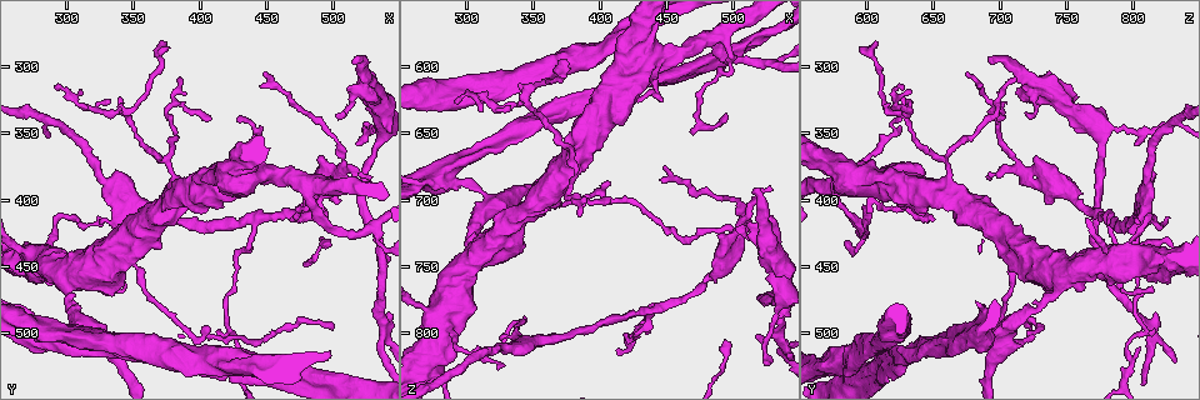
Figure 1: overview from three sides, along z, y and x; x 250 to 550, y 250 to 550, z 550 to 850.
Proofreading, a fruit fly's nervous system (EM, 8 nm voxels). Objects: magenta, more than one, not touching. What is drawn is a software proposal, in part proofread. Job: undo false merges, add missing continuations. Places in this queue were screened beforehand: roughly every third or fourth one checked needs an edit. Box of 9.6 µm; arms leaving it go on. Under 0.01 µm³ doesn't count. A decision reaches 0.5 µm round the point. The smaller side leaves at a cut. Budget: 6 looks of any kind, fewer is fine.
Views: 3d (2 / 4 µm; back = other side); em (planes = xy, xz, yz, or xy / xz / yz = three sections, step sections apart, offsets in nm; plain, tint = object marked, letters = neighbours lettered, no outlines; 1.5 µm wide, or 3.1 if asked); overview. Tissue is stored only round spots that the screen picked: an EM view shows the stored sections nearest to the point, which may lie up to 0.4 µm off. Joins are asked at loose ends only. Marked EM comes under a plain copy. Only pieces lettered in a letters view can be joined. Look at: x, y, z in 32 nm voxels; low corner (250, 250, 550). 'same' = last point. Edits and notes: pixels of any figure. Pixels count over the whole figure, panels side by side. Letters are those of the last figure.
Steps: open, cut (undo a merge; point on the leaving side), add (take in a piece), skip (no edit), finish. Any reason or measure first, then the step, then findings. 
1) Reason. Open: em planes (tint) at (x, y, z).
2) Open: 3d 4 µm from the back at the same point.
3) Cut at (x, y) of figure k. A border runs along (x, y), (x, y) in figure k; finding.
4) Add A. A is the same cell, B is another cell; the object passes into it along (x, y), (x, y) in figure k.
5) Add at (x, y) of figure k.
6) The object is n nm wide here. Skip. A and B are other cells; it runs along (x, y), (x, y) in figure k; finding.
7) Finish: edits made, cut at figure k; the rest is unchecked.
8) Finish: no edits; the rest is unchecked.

Sudden change in width. Open: 3d 4 µm at (482, 406, 760).

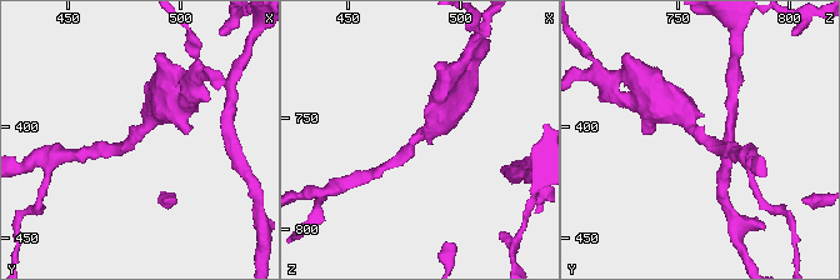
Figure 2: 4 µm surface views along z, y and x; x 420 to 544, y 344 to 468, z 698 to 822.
Open: em planes (letters) at (480, 404, 759).

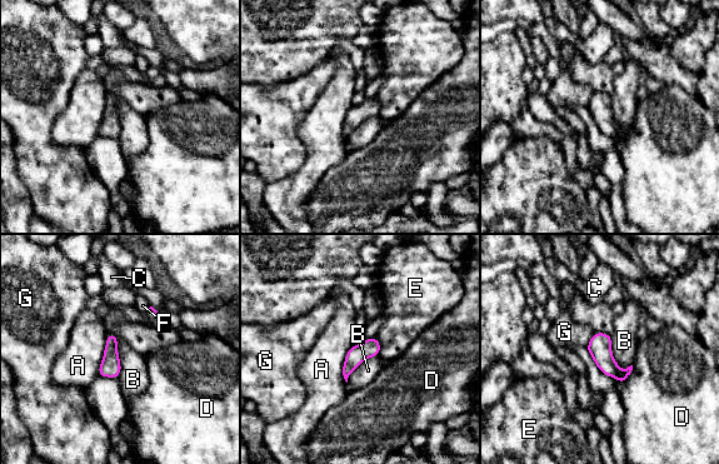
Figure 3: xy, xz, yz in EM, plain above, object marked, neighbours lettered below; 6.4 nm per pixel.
Skip. A, B, C, D, E, F and G are other cells; a border runs along (108, 333), (103, 360), (96, 375) in figure 3; continuous, no second neuron.

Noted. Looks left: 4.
An open end. Open: 3d 2 µm at (498, 496, 726).

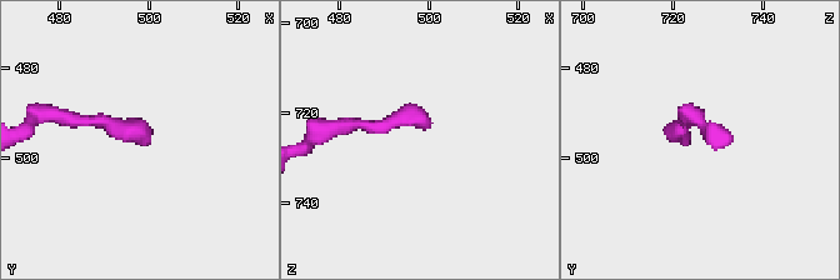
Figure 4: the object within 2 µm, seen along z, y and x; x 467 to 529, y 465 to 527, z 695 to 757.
Need the tissue. Open: em planes (tint) at (499, 496, 723).

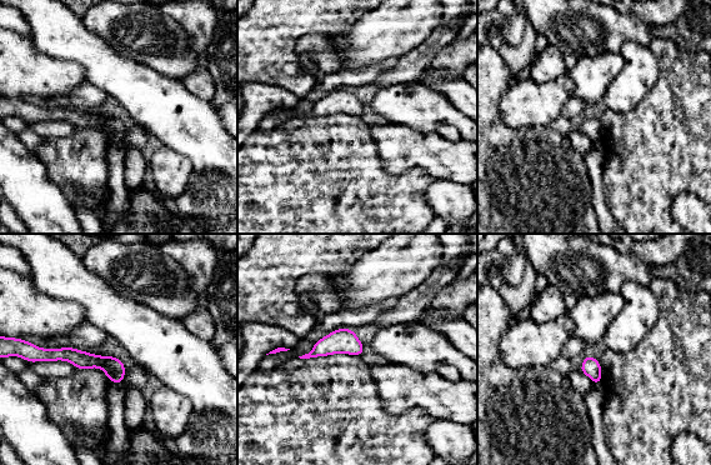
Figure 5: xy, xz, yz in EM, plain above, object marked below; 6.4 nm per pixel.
What lies round it. Open: em planes (letters) at the same point.

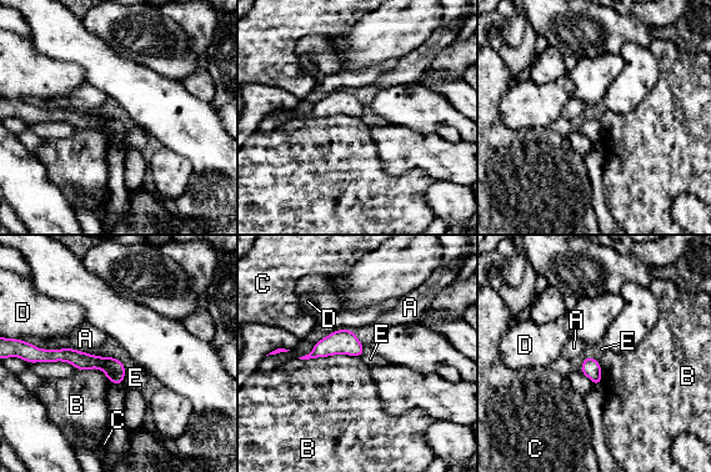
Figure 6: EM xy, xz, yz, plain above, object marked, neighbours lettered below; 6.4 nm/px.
The longest contact is with B, 400 nm. Skip. A, B, C, D and E are other cells; it runs along (45, 358), (74, 356), (121, 375) in figure 6; none of them fits.

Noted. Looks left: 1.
Thick end. Open: em planes (letters) at (532, 324, 716).

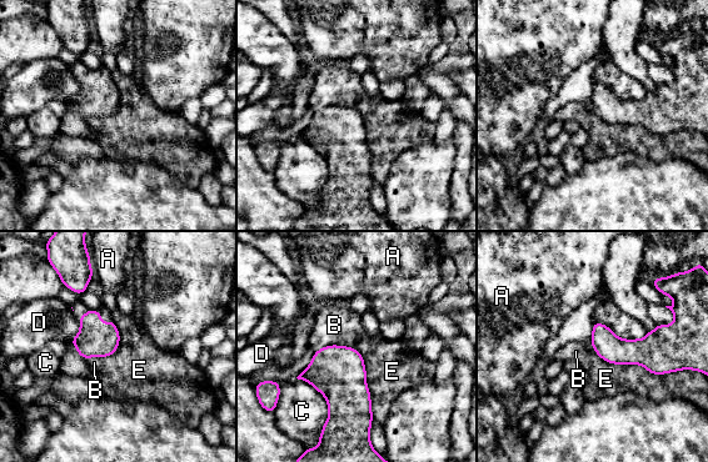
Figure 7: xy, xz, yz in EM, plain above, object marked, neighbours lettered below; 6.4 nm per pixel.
Skip. A, B, C, D and E are other cells; a border runs along (589, 342), (606, 361), (648, 371) in figure 7; none of them fits.

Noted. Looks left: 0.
Finish: no edits; the rest is unchecked.

